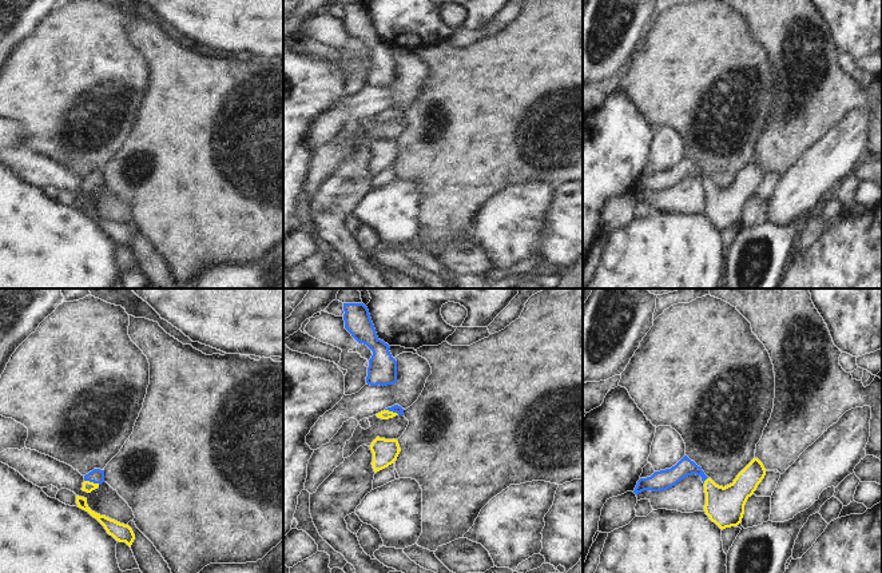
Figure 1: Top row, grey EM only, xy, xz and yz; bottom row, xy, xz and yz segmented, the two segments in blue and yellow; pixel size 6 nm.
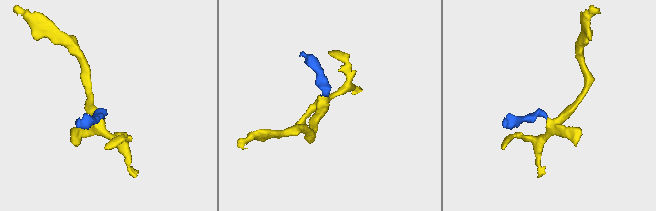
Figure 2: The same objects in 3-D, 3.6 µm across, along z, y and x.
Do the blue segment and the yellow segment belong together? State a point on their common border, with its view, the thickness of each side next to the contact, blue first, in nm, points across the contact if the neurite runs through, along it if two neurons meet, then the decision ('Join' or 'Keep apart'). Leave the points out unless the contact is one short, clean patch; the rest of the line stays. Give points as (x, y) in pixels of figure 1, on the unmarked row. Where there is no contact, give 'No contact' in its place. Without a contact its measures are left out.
Touches blue at xy (92, 182). Thickness 90 nm (blue) against 70 nm. Path across: xy (96, 176), (92, 182), (88, 187). Join.

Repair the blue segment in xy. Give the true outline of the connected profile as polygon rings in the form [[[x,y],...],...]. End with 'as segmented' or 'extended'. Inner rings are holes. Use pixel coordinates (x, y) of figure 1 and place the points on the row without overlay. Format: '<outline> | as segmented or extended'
[[[94,170],[88,175],[84,176],[83,192],[91,194],[98,190],[104,183],[104,171]]] | extended

